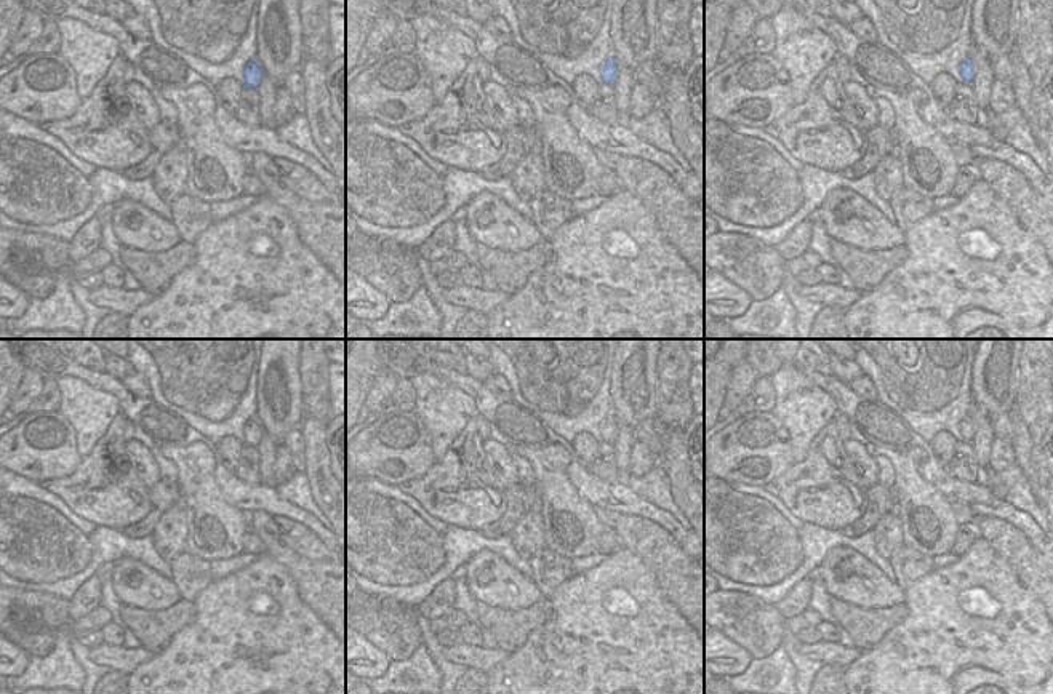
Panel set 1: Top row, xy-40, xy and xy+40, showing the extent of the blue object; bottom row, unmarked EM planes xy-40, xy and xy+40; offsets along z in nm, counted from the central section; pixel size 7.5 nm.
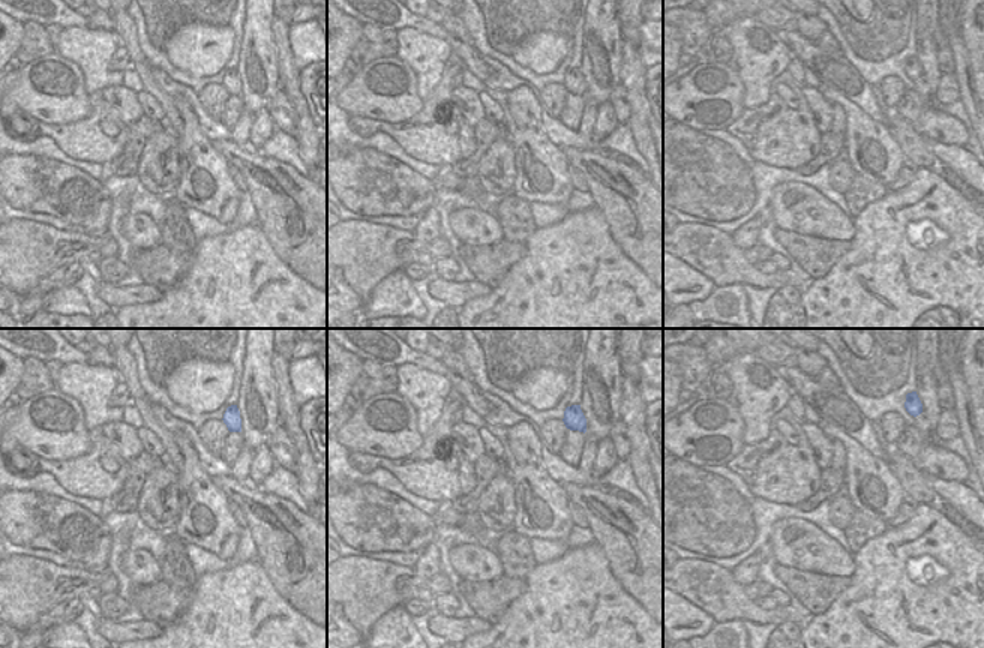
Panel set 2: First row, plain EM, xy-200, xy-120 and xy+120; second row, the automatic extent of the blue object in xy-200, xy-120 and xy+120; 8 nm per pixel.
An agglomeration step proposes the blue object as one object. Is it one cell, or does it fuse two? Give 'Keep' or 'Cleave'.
Keep.

